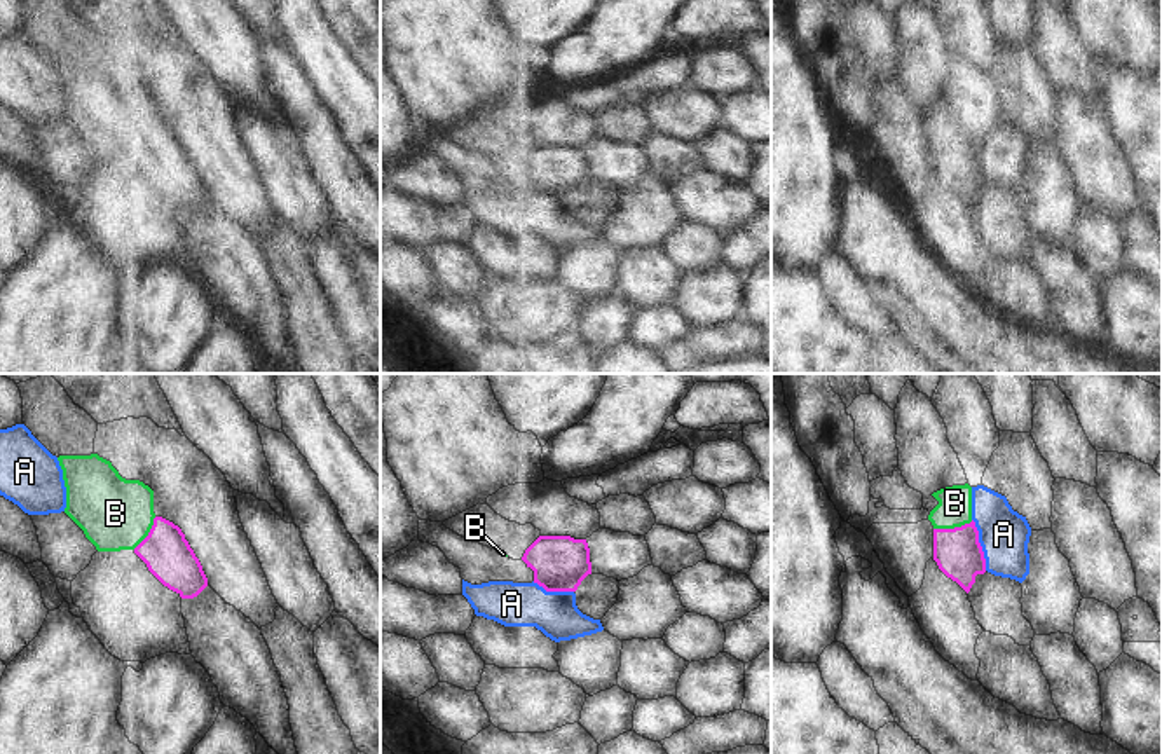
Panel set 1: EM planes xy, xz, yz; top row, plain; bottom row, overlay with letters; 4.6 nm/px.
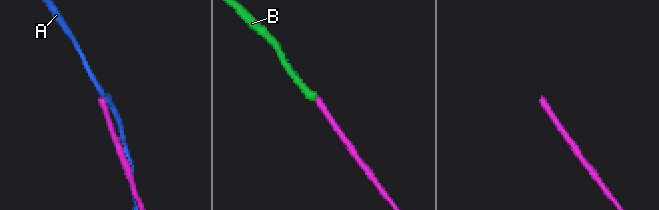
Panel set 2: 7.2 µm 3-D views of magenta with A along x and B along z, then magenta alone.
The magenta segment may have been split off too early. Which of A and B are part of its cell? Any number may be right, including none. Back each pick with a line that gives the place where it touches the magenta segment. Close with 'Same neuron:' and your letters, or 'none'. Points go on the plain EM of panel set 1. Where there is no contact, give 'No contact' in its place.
B: Touches magenta at yz (955, 137)
Same neuron: B

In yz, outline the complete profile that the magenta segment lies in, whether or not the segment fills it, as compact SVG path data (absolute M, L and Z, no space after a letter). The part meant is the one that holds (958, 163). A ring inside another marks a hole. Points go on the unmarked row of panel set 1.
M953 94L932 103L939 113L930 120L933 169L967 202L977 183L986 182L979 140L972 129L972 96Z

